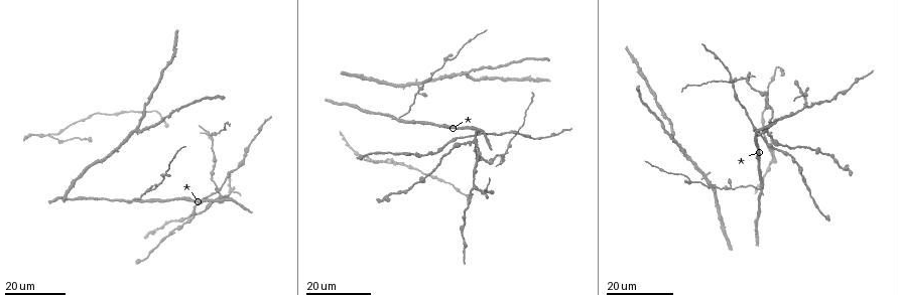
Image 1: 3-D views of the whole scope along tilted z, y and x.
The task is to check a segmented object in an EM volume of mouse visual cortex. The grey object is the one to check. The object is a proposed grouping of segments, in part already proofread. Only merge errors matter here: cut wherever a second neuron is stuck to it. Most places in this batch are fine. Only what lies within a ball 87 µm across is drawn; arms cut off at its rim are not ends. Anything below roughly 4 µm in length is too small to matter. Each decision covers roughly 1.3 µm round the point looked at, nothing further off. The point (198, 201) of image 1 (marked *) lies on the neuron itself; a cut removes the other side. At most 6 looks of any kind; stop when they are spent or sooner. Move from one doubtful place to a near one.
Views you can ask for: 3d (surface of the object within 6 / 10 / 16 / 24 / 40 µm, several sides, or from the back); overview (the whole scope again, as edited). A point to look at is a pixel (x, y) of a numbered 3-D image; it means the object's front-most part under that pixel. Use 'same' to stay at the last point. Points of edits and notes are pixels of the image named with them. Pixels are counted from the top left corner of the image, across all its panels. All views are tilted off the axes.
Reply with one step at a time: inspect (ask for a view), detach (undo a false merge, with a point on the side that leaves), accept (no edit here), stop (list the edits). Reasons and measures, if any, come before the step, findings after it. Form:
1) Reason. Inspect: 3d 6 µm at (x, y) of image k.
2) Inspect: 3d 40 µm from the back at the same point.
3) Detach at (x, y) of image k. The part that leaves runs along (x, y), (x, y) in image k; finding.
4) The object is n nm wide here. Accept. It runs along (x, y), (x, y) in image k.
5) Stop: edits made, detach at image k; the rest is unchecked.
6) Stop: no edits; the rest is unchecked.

Arms part here. Inspect: 3d 24 µm at (232, 190) of image 1.

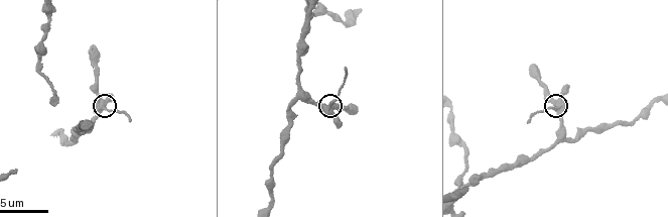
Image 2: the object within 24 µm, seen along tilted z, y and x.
Inspect: 3d 6 µm at (104, 107) of image 2.

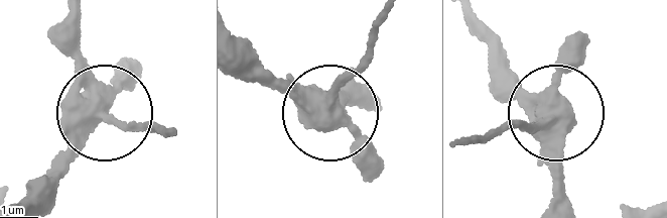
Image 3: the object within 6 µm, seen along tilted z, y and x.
3 arms meet here. Accept. It runs along (240, 46), (328, 103), (365, 53) in image 3; all the same neuron.

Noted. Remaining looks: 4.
Three arms meet. Inspect: 3d 16 µm at (209, 134) of image 1.

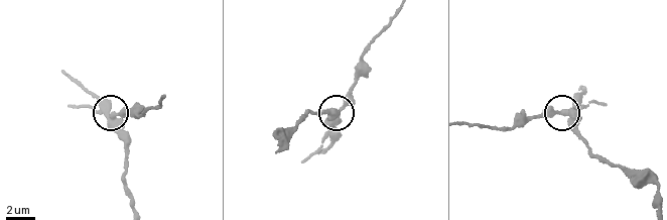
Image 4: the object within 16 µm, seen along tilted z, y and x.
Closer look. Inspect: 3d 10 µm at (111, 116) of image 4.

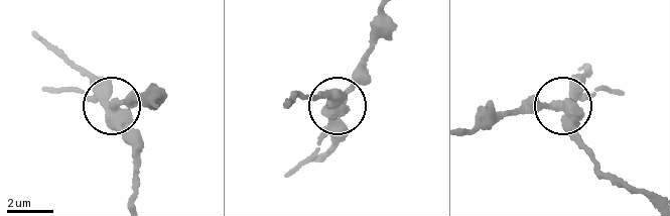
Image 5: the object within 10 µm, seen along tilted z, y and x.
3 arms meet here. Accept. It runs along (650, 202), (598, 168), (568, 105), (552, 102), (516, 115) in image 5; all the same neuron.

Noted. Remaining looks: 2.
Three arms meet. Inspect: 3d 24 µm at (757, 190) of image 1.

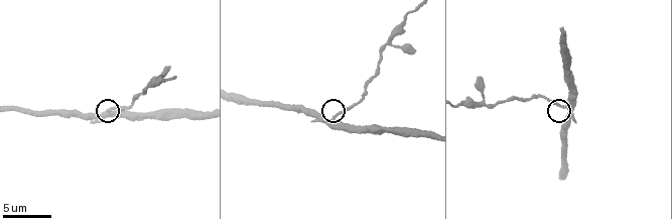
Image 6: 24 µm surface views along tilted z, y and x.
Inspect: 3d 10 µm at (563, 105) of image 6.

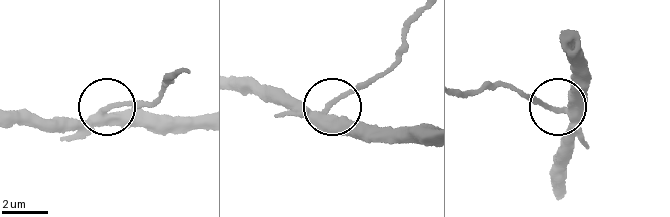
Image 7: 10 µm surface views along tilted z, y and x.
3 arms meet here. Detach at (124, 103) of image 7. A second neuron is stuck on.

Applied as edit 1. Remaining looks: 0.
Stop: edits made, detach at image 7; the rest is unchecked.

